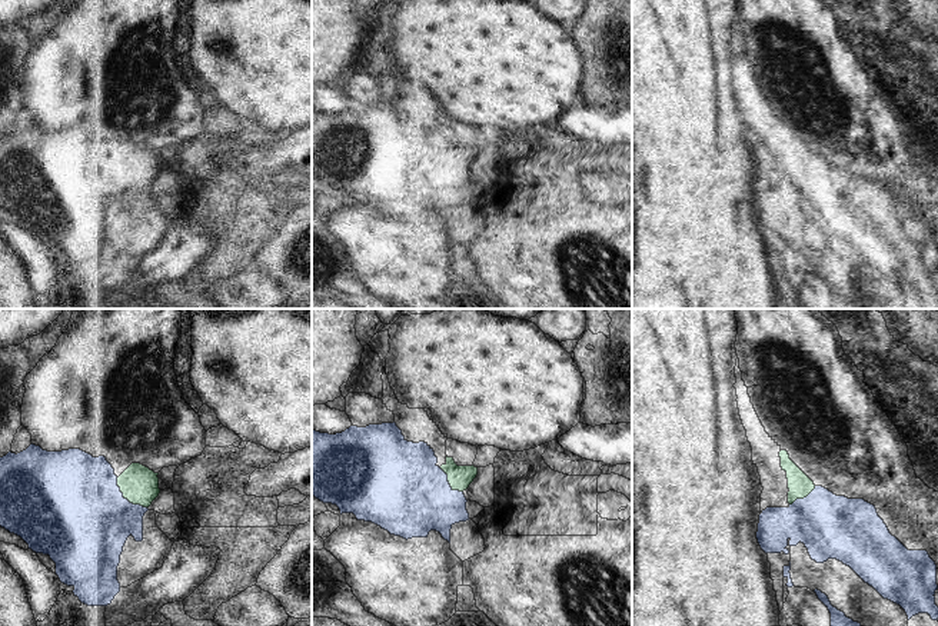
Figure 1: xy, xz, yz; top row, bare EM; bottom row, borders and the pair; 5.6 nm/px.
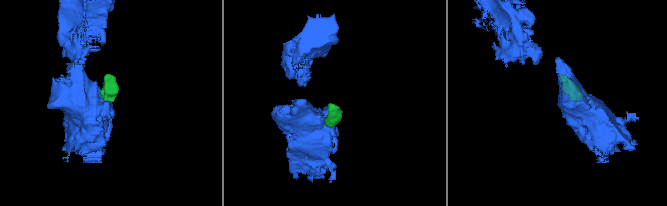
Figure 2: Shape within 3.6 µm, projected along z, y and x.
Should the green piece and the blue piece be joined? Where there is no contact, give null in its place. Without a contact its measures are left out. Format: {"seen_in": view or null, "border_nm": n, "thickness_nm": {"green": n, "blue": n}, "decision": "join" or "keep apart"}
{"seen_in": "xy", "border_nm": 240, "thickness_nm": {"green": 220, "blue": 480}, "decision": "join"}

